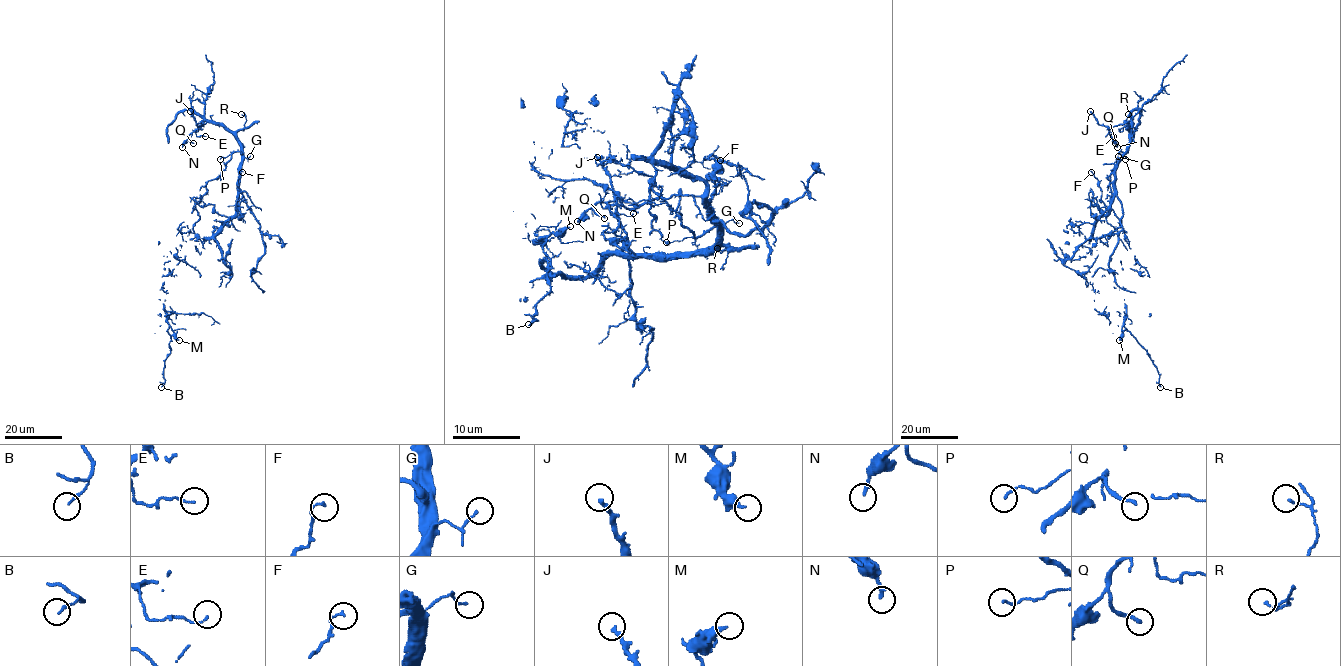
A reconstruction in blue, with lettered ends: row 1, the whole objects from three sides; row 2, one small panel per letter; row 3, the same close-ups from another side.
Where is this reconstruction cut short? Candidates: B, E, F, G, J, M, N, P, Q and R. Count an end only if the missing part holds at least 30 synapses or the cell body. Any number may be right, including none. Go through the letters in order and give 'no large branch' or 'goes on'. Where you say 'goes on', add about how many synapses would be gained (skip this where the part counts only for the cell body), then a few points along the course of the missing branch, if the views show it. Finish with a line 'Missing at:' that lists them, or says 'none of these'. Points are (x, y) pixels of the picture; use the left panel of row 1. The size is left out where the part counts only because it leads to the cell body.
B: no large branch
E: no large branch
F: no large branch
G: no large branch
J: goes on | 110 syn | (190, 111), (188, 99), (181, 92), (182, 78), (169, 79), (187, 77), (234, 50), (251, 56), (254, 61)
M: no large branch
N: no large branch
P: no large branch
Q: no large branch
R: no large branch
Missing at: J

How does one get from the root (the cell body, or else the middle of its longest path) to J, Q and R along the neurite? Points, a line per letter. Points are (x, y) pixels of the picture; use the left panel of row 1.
J: (230, 219), (237, 216), (240, 145), (220, 124), (207, 122), (198, 127), (190, 111)
Q: (230, 219), (237, 216), (241, 161), (238, 140), (220, 124), (207, 122), (189, 135), (188, 140), (193, 143)
R: (230, 219), (237, 216), (241, 154), (236, 133), (246, 120), (241, 114)

